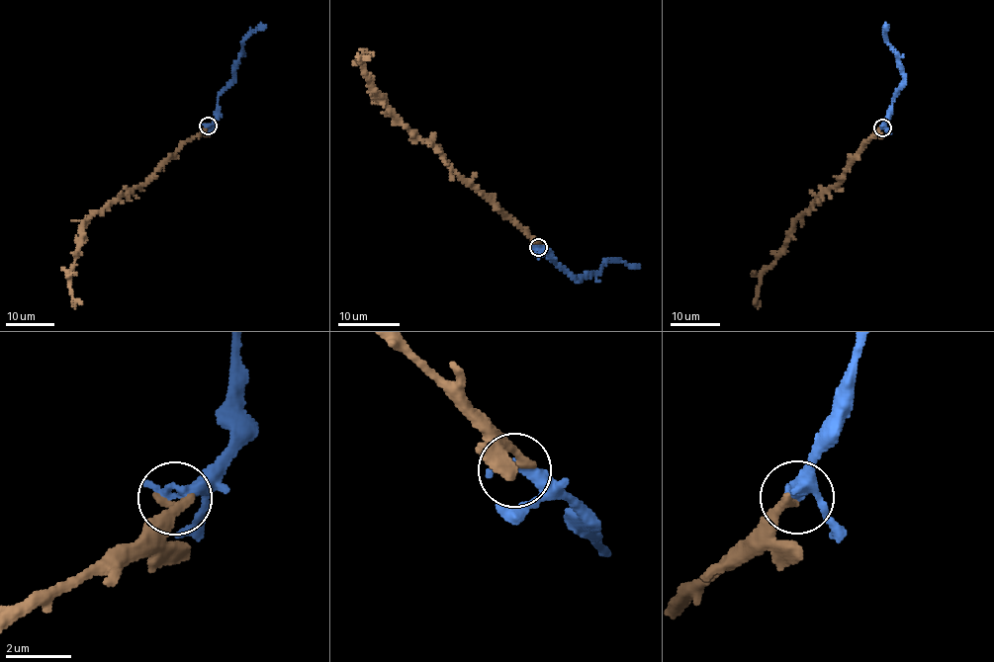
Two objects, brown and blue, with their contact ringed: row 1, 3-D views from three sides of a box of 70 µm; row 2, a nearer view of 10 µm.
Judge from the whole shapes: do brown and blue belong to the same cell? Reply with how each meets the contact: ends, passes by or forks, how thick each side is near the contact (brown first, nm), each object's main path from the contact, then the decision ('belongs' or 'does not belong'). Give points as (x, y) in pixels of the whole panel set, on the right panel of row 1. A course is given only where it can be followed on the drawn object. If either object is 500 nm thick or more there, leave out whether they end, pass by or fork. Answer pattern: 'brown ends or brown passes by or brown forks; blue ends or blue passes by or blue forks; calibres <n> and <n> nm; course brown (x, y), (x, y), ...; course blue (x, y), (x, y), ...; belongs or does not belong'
brown ends; blue ends; calibres 360 and 400 nm; course brown (882, 127), (872, 134), (838, 183), (824, 189), (793, 223), (784, 250), (761, 273), (755, 303); course blue (882, 127), (904, 78), (898, 54), (886, 38), (886, 25); belongs

